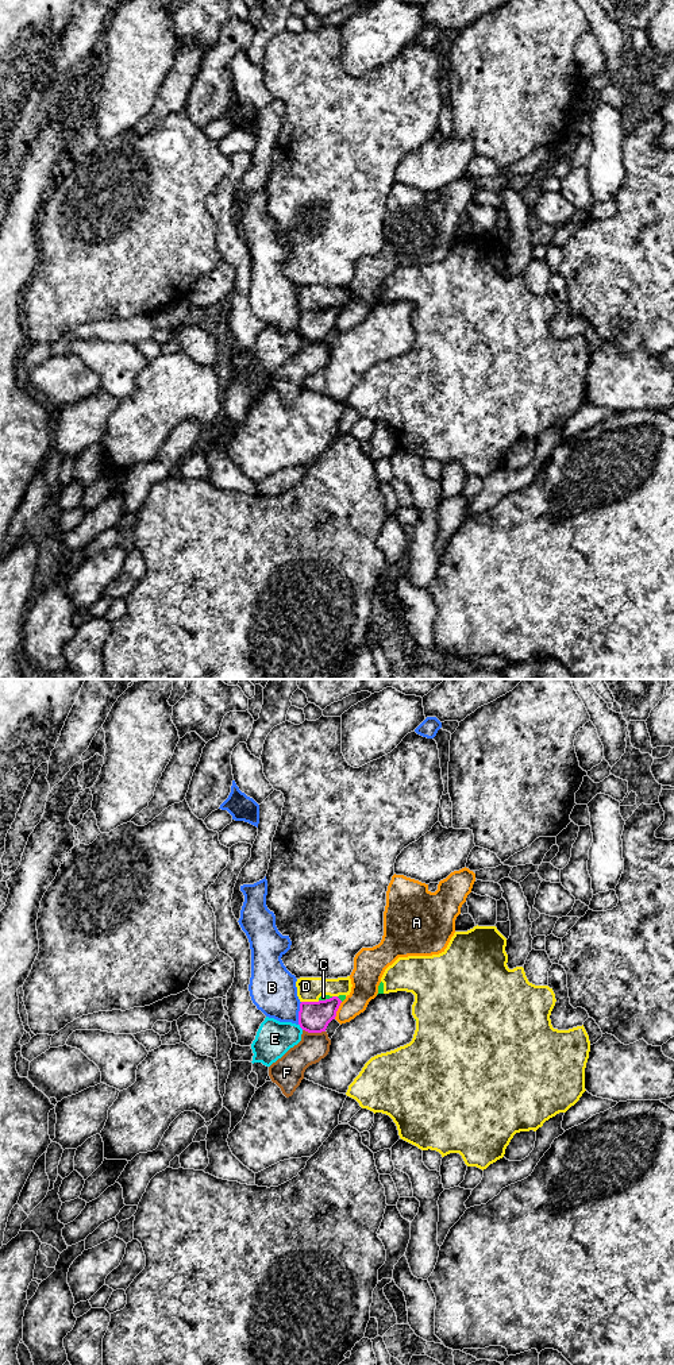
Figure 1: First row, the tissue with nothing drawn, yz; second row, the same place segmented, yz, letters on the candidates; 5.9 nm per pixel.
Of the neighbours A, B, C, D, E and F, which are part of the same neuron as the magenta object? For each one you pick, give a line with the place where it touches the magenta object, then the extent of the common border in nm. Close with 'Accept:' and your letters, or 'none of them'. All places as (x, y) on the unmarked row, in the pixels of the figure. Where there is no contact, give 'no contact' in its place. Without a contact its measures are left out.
Accept: none of them

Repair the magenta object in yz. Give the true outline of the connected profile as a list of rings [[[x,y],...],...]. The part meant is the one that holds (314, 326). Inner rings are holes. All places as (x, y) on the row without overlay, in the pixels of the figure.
[[[332,305],[319,311],[301,311],[299,320],[299,333],[308,342],[326,340],[328,332],[335,328],[342,309]]]

